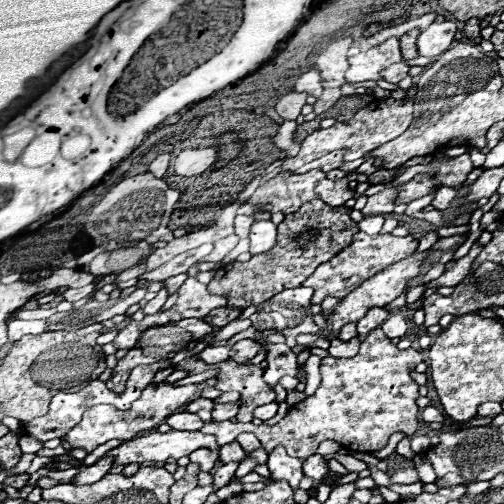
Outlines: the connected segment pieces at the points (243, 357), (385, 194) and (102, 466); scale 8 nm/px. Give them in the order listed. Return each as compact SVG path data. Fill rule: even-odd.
M239 340L231 346L231 352L229 352L229 358L243 364L243 362L249 362L257 352L261 350L261 344L259 342L253 342L253 340Z
M385 186L381 192L373 194L367 198L365 208L361 210L365 216L367 214L391 214L395 208L395 200L397 200L399 188L395 186Z
M109 456L99 458L93 466L89 466L89 468L85 468L85 470L81 470L81 472L71 480L71 484L83 486L83 484L95 484L95 482L99 482L99 480L109 472L111 462L113 462L113 460L111 460Z

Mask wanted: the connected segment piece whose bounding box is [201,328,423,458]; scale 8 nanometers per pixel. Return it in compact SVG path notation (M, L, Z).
M375 328L373 332L369 332L365 336L365 340L361 342L361 350L357 356L353 358L333 358L333 356L325 356L321 360L321 384L317 388L317 392L313 396L307 396L303 402L295 404L289 408L287 416L275 424L275 426L267 426L267 424L241 424L241 422L219 422L219 424L203 424L203 432L205 434L213 434L217 438L217 444L223 446L227 442L233 442L241 432L253 432L263 448L267 452L271 452L275 446L285 446L285 450L293 456L293 458L309 458L311 454L317 452L317 446L323 440L335 440L339 442L343 448L347 448L349 452L375 452L379 448L383 448L389 440L389 436L393 432L403 432L405 436L413 436L419 428L419 408L415 404L417 396L419 396L419 384L411 378L411 368L415 368L419 362L423 362L423 354L415 348L407 348L407 350L399 350L385 334L381 328Z

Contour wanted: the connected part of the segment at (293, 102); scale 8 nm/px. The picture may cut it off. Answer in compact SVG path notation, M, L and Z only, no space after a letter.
M289 92L275 104L275 110L283 120L297 120L297 116L301 114L301 108L305 106L305 100L307 100L307 94Z

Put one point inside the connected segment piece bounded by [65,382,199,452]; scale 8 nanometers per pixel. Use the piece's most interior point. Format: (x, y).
(101, 423)

